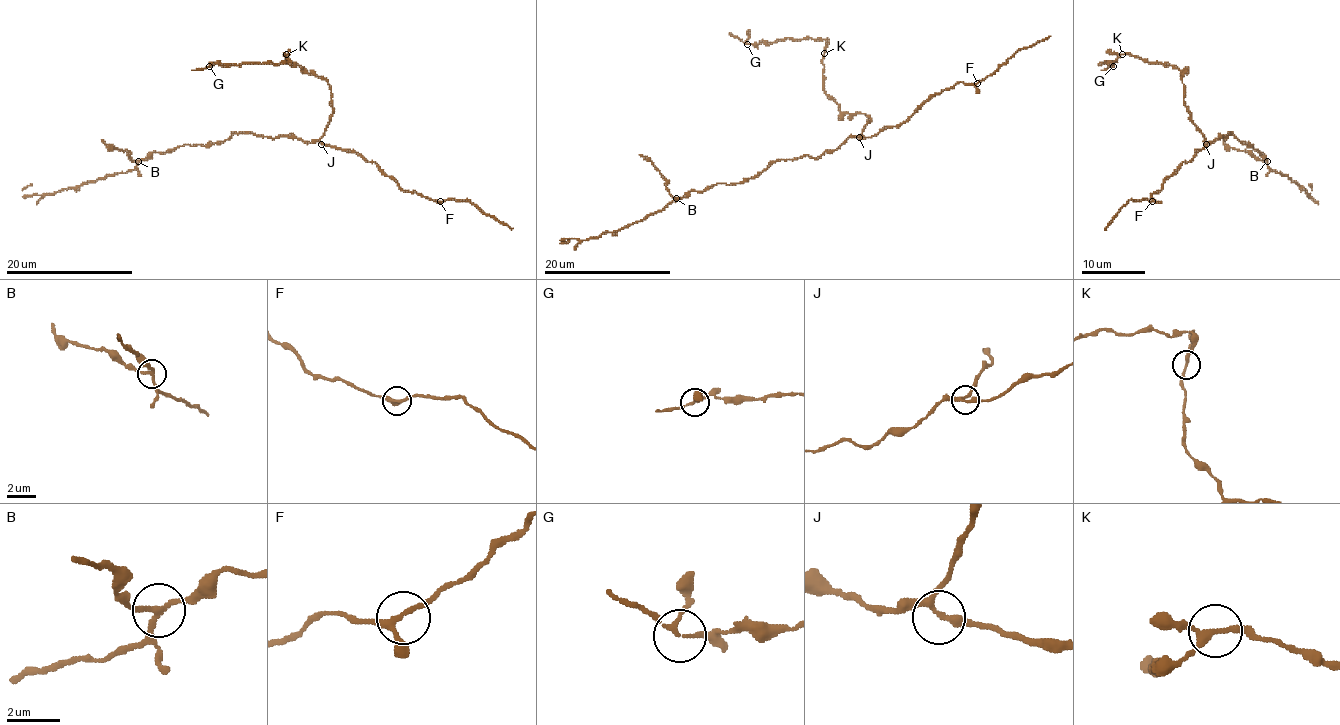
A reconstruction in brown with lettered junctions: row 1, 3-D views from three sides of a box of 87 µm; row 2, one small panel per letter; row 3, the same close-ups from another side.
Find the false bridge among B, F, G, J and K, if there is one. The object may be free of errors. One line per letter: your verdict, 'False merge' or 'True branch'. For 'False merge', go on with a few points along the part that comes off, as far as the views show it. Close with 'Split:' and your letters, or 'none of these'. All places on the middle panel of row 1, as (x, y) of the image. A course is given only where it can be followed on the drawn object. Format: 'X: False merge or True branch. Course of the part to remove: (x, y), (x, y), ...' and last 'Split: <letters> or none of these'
B: False merge. Course of the part to remove: (675, 199), (658, 169), (639, 155)
F: True branch
G: True branch
J: True branch
K: True branch
Split: B

